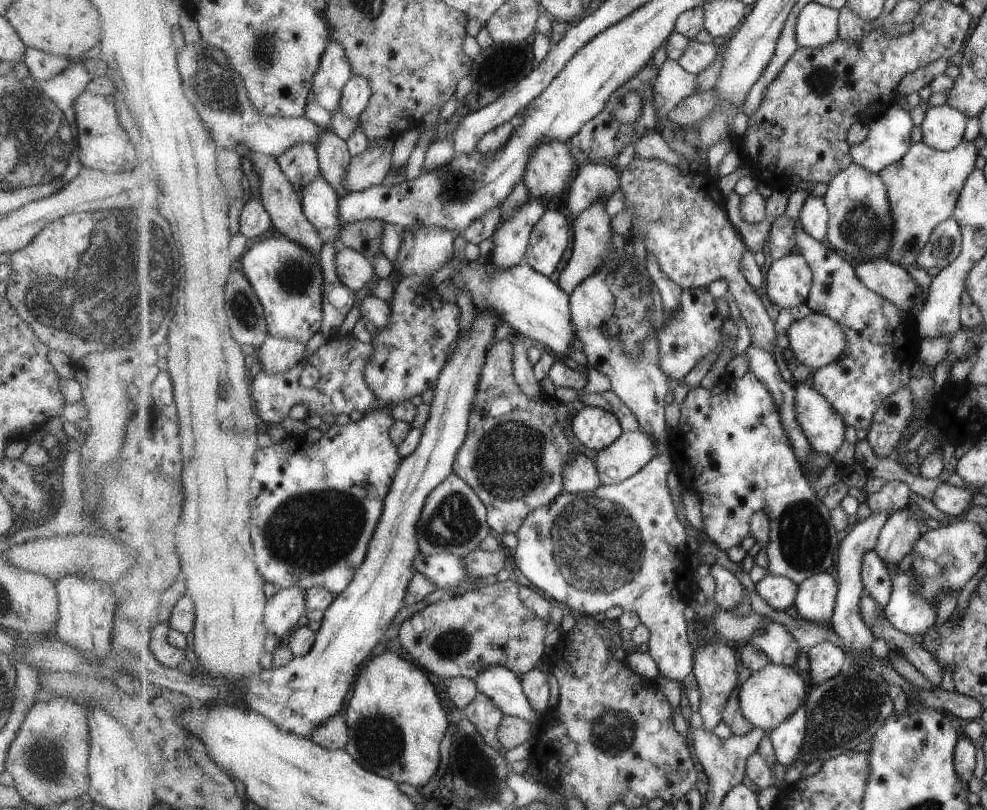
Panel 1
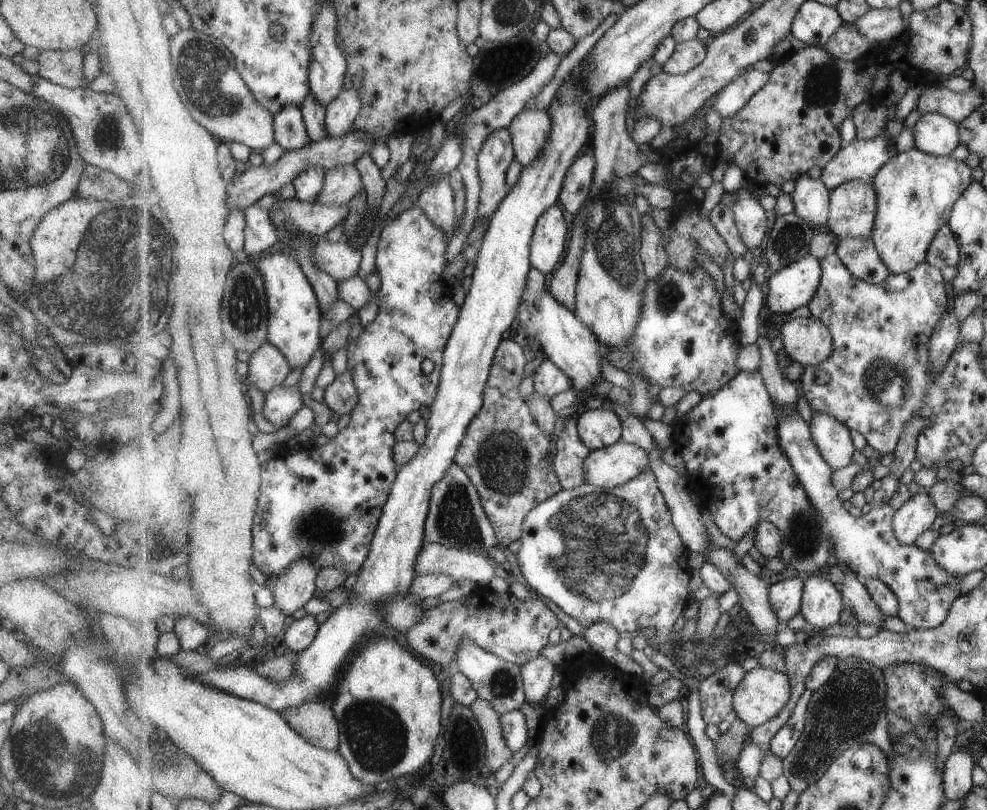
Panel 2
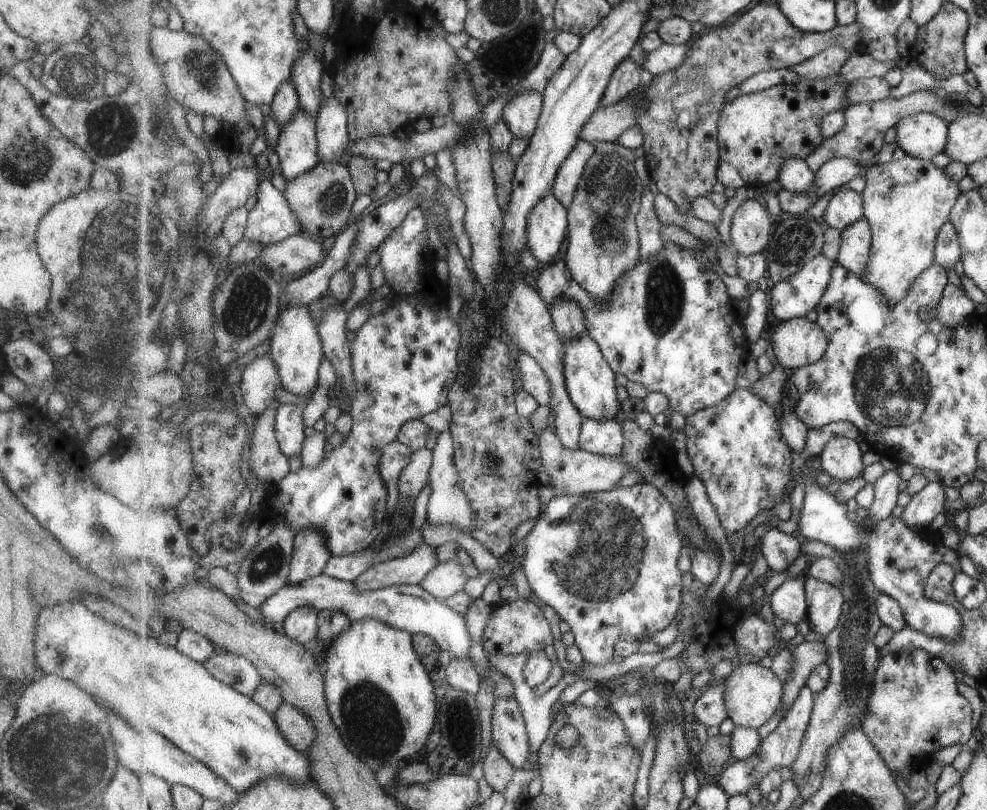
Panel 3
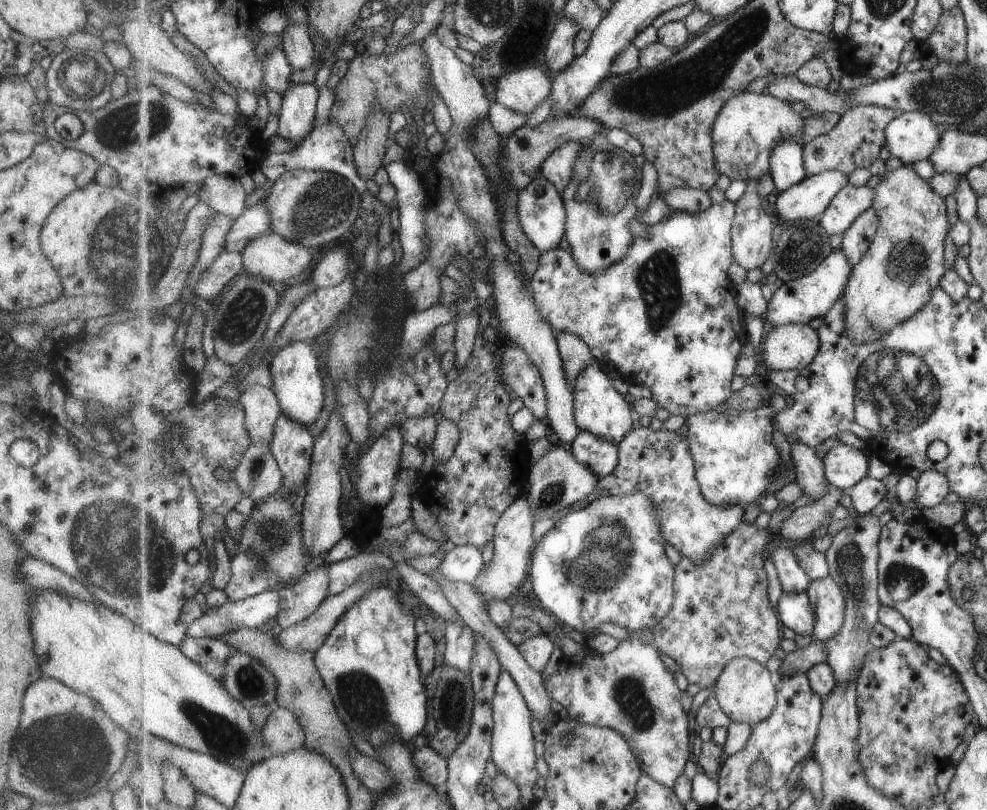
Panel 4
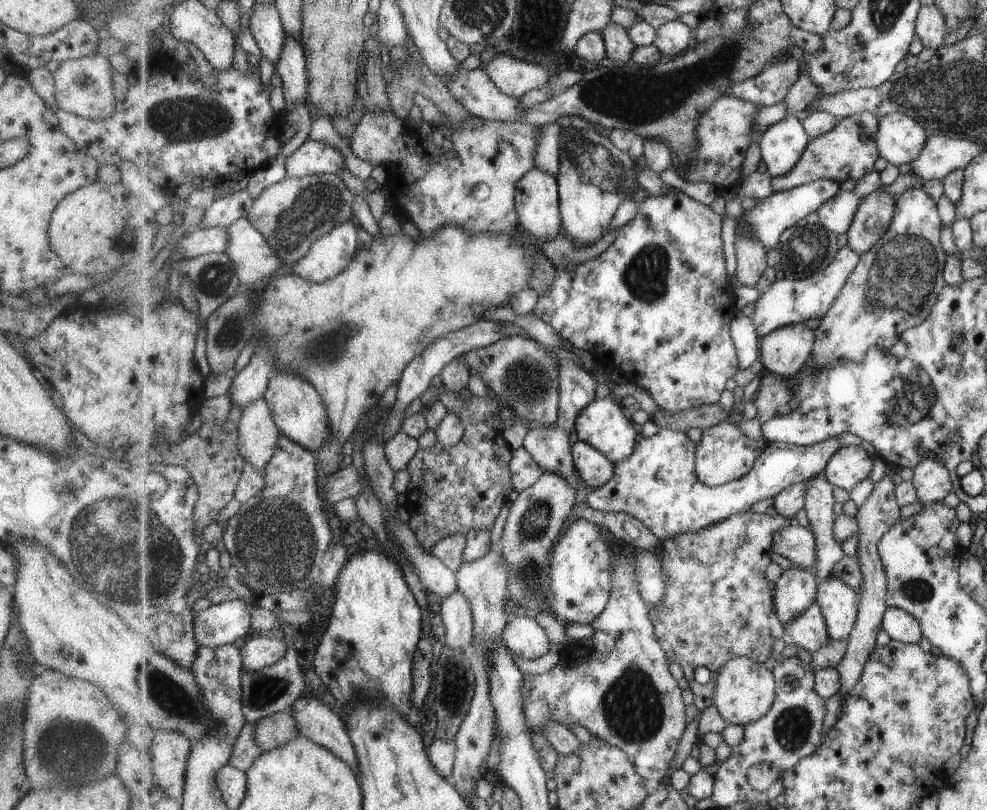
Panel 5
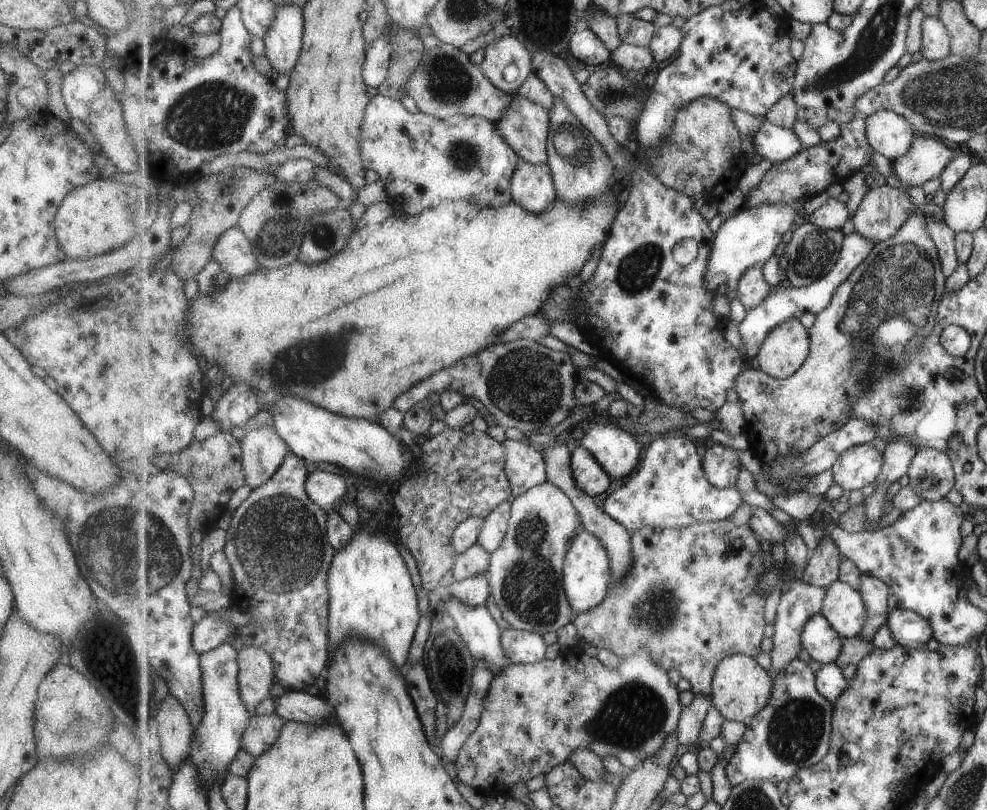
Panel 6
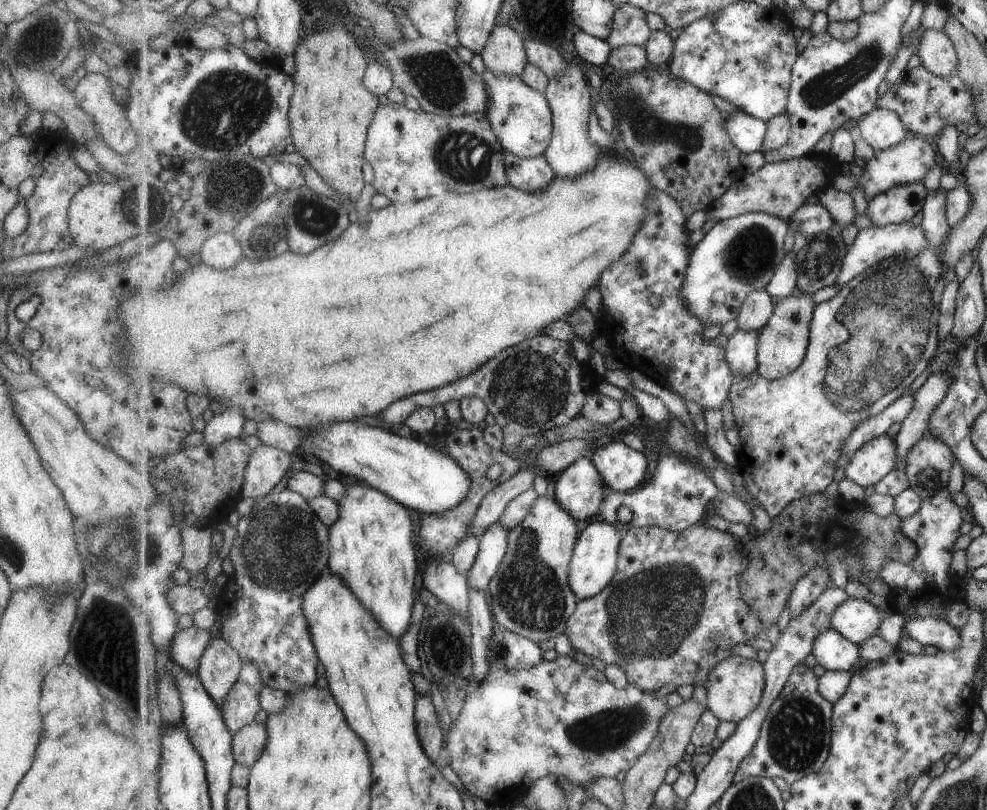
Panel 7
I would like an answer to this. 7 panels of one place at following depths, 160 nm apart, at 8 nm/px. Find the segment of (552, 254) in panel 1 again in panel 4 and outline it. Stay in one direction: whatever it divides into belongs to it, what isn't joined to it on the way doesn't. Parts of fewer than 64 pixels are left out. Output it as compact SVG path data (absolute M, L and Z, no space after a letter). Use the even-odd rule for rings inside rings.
M538 176L518 196L518 213L527 236L542 252L557 248L566 238L566 201L547 177Z

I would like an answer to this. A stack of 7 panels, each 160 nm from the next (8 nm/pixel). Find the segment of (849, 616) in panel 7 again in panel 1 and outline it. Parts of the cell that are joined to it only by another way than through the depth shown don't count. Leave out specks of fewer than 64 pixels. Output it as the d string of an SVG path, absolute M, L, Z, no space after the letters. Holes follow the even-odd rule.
M829 572L814 574L798 585L795 605L799 616L813 623L831 621L838 602L838 580Z

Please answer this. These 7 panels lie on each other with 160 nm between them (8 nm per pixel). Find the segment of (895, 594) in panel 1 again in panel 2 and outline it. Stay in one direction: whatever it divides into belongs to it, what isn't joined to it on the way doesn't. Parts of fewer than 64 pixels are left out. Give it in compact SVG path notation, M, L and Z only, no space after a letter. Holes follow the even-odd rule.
M796 411L791 415L784 413L784 416L779 417L779 420L780 444L790 457L791 464L794 466L799 480L806 488L815 508L822 513L823 518L829 521L830 539L834 544L834 561L838 561L841 565L847 567L850 566L855 573L858 573L859 578L879 579L886 582L898 596L900 602L898 617L903 620L906 626L915 627L918 630L934 629L941 626L948 615L950 604L960 594L955 588L955 580L952 574L948 573L935 560L934 554L929 550L921 550L915 545L903 544L896 537L894 531L894 514L897 512L895 504L872 507L868 513L862 514L860 517L853 517L853 514L849 514L849 510L845 510L843 501L839 498L839 492L837 492L838 490L831 480L833 467L825 460L823 453L819 450L812 435L810 424L807 424Z

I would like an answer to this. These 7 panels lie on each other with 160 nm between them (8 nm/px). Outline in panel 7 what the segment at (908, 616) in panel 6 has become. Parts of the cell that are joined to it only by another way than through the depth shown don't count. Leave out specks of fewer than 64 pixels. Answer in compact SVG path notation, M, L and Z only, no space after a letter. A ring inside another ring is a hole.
M937 616L909 618L904 628L907 638L919 642L923 647L932 645L938 651L951 652L959 642L959 629Z

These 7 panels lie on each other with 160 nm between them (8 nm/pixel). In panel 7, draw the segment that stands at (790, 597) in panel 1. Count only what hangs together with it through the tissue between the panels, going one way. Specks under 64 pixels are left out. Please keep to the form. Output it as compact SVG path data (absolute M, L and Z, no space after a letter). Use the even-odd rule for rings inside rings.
M834 627L817 636L812 655L826 671L849 672L861 660L859 645L845 638Z

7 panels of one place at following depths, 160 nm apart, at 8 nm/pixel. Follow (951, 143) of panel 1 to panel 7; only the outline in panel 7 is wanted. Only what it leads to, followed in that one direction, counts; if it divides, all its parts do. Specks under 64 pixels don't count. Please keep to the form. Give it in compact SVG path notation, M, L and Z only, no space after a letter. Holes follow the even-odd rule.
M877 107L861 118L857 128L857 135L861 136L875 152L895 148L907 139L909 131L899 114Z

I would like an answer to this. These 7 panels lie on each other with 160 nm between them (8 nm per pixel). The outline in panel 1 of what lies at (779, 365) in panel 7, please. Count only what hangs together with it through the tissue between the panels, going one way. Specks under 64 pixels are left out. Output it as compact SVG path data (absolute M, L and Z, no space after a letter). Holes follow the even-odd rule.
M811 312L793 321L785 334L797 358L815 371L838 361L847 348L842 324L821 313Z

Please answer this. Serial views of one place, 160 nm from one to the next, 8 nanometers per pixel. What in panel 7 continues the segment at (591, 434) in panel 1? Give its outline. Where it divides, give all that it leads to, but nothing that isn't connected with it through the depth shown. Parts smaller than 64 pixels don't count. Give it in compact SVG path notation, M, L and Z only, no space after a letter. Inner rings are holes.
M592 458L575 460L556 482L555 496L577 521L600 518L607 482Z

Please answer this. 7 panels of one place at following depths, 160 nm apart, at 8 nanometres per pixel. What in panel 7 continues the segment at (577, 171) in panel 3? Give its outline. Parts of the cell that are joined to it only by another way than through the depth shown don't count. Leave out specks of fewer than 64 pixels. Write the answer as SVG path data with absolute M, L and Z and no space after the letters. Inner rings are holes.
M487 70L482 76L489 92L486 114L504 150L519 158L545 156L554 132L553 111L546 94L525 84L525 80L519 74L495 74L493 70Z

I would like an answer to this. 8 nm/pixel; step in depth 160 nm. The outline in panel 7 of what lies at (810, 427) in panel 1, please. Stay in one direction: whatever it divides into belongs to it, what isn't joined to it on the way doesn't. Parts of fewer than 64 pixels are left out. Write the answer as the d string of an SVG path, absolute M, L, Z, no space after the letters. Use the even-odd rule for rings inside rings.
M883 435L851 455L844 474L860 486L875 486L896 469L897 464L895 437Z

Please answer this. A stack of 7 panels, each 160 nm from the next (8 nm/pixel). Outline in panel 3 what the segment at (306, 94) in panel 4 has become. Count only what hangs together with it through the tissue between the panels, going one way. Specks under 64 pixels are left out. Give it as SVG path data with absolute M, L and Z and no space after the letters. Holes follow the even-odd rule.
M300 106L293 118L280 129L275 151L280 156L281 173L286 180L297 178L301 173L311 170L311 167L321 162L317 148L317 125L318 115L306 113Z

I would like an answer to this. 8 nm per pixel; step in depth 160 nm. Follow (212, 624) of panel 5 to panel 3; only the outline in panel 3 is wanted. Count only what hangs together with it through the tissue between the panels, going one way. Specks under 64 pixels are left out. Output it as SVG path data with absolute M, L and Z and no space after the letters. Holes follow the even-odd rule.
M325 574L310 578L299 584L287 583L281 590L278 590L273 596L267 597L259 606L258 611L262 614L263 624L272 624L276 622L285 622L293 609L302 607L303 605L313 605L320 611L321 609L331 609L334 611L346 612L352 621L361 620L365 617L375 617L387 624L393 625L395 628L406 630L412 635L424 634L429 635L436 640L438 646L449 652L451 657L469 658L469 630L467 630L467 622L461 613L447 606L442 600L427 592L425 588L419 585L395 585L378 591L361 591L352 581L342 581L331 578Z

